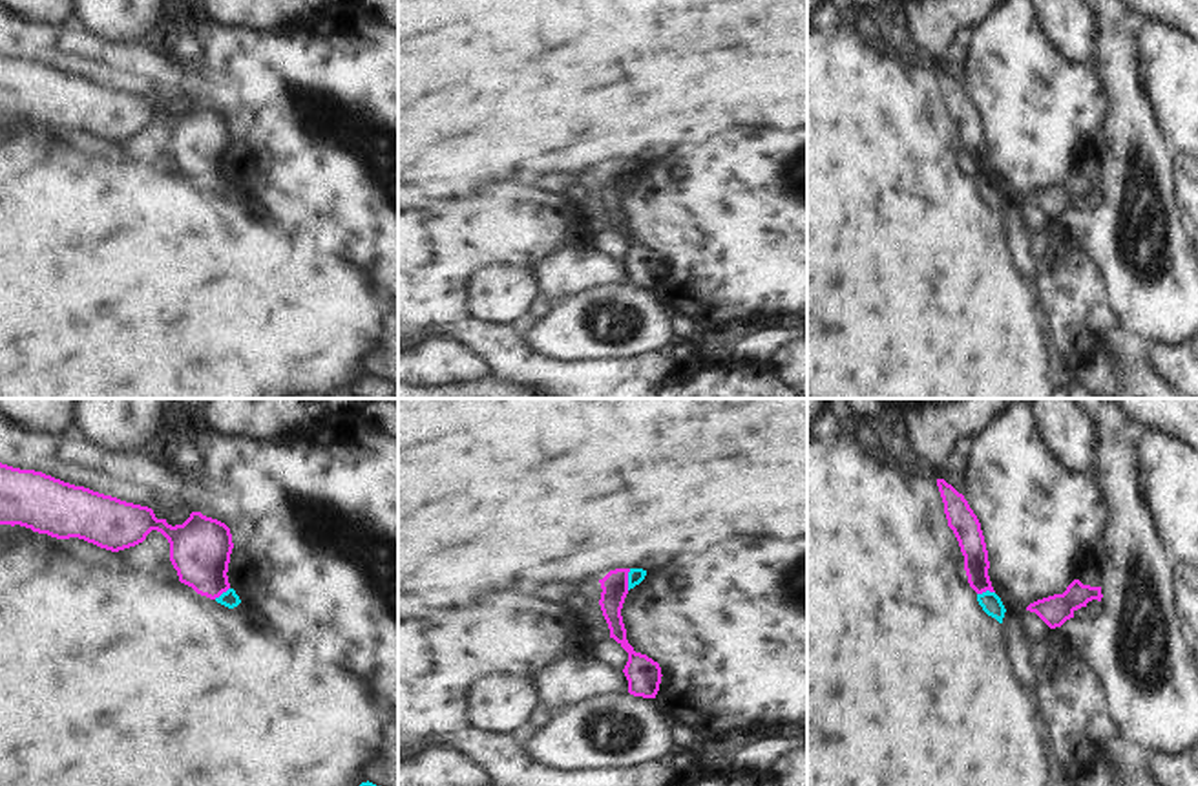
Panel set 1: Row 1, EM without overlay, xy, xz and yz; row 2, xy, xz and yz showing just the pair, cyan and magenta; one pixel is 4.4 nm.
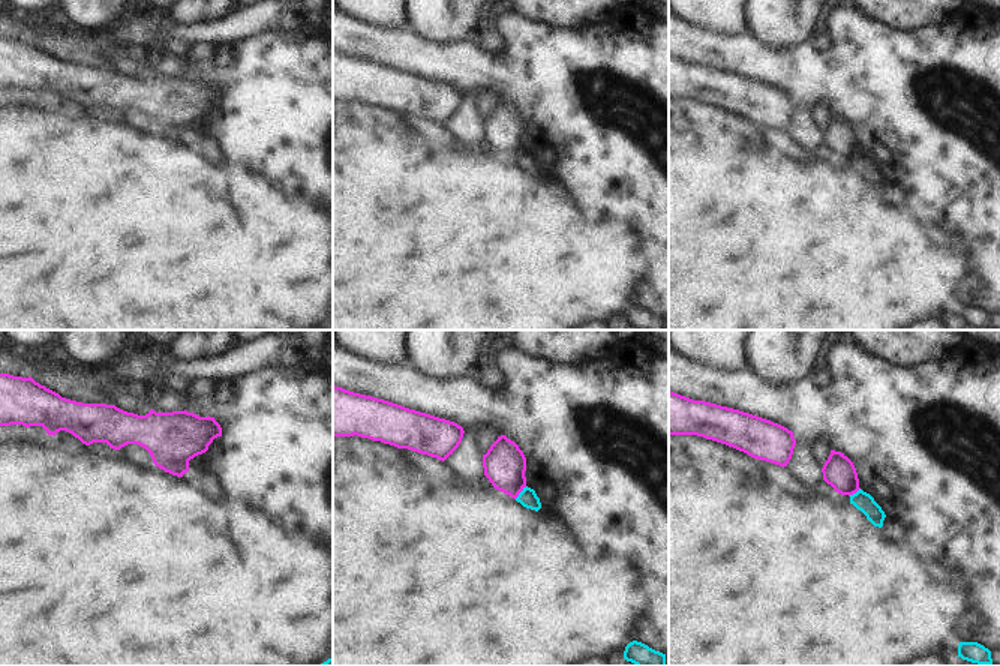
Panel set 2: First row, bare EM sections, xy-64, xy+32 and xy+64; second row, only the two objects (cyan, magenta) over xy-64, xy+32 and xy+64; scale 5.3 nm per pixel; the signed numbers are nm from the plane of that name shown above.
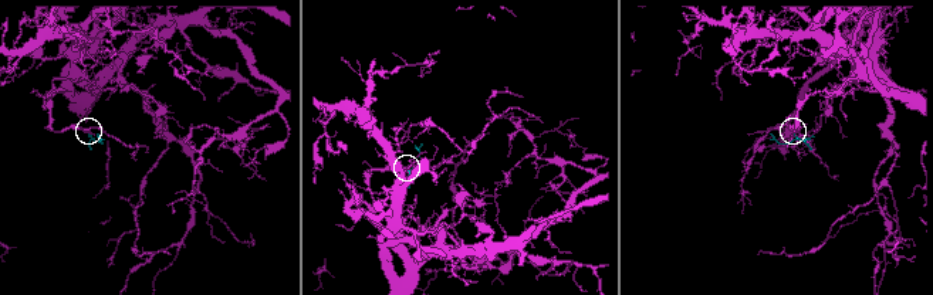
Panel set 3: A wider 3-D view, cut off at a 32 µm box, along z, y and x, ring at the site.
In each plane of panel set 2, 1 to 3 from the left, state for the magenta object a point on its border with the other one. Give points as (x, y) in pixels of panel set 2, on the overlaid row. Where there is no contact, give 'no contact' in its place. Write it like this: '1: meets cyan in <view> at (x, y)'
1: no contact
2: meets cyan in xy+32 at (520, 492)
3: meets cyan in xy+64 at (853, 494)

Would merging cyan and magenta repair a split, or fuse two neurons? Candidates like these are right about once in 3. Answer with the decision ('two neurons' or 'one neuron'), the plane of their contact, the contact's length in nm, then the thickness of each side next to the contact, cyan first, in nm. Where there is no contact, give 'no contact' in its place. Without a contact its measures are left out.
two neurons; meets cyan in xz; contact 100 nm long; 70 nm thick on the cyan side, 120 nm on the other

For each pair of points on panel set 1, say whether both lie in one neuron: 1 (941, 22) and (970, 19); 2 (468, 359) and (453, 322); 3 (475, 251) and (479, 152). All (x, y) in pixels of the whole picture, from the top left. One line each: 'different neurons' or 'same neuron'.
1: same neuron
2: different neurons
3: different neurons

